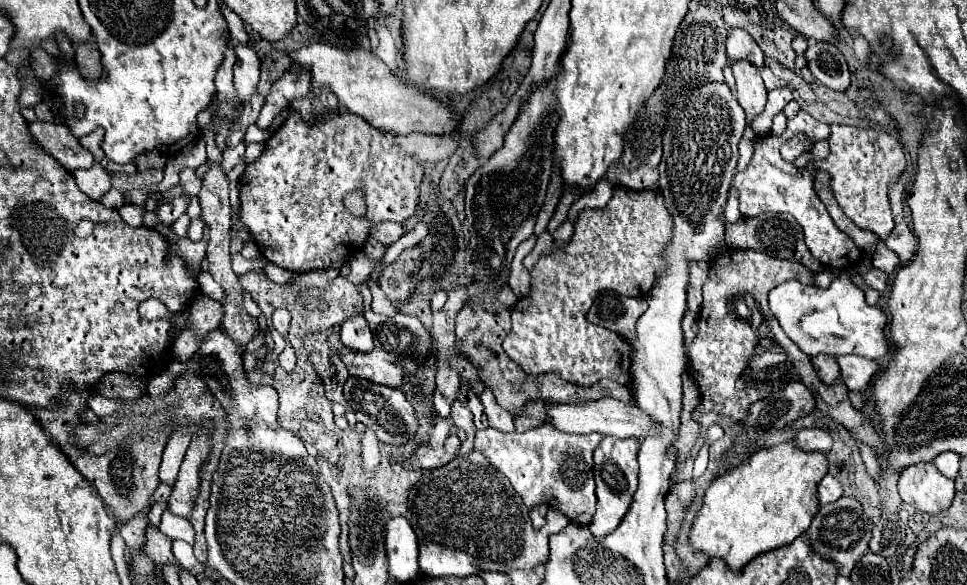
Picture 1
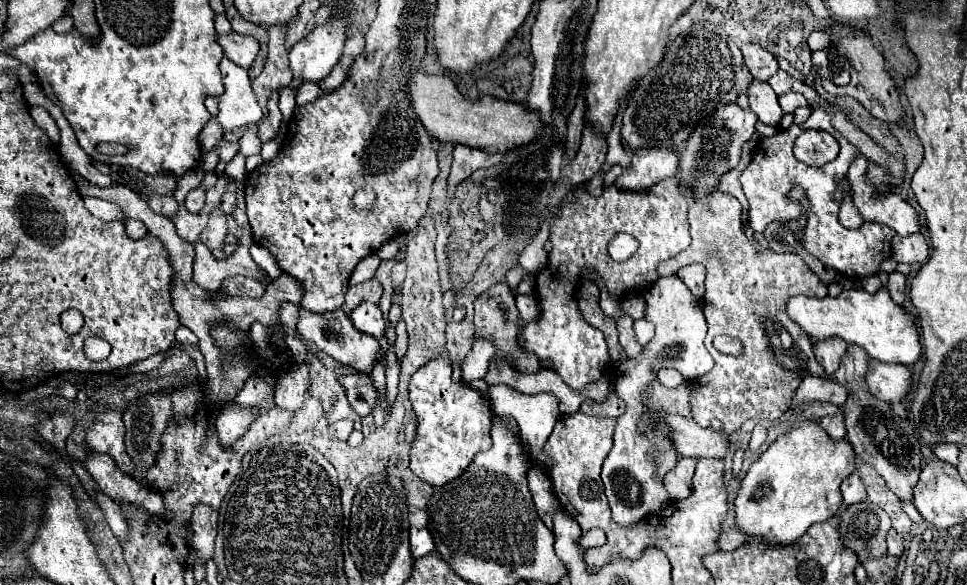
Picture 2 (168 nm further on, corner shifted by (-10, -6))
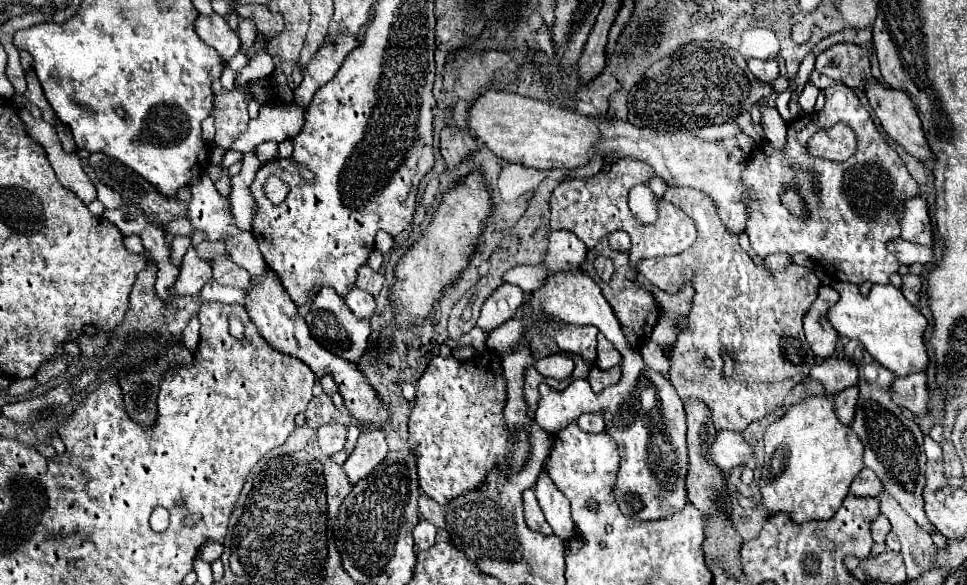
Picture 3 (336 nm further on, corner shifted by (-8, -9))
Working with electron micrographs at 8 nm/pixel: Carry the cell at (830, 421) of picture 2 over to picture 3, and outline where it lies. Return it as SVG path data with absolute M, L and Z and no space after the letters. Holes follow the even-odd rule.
M857 386L853 388L847 388L845 392L839 392L833 400L833 408L835 408L835 414L839 418L841 424L851 424L853 422L853 412L855 412L855 402L857 402Z

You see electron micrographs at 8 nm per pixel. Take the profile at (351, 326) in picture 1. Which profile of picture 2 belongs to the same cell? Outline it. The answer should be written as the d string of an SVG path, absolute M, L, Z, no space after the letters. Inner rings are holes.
M369 301L363 305L357 305L351 311L351 319L359 331L369 333L373 337L381 337L385 331L385 319L381 315L381 309L377 305L371 305Z

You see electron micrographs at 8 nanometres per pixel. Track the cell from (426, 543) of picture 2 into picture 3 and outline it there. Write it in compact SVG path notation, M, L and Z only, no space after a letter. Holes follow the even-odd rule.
M419 522L413 530L413 540L417 550L429 550L435 544L437 528L431 522Z

